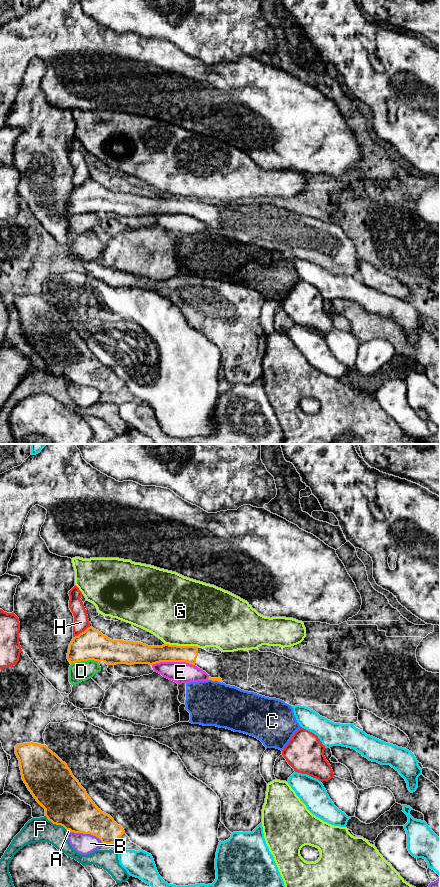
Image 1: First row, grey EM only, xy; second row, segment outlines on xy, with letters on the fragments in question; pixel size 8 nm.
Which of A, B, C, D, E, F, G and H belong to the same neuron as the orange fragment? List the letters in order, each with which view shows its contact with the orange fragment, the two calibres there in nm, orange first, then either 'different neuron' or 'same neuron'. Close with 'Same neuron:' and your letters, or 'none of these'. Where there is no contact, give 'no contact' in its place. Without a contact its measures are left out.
A: xy | 360/30 nm | different neuron
B: xy | 340/170 nm | different neuron
C: xy | 40/360 nm | different neuron
D: xy | 240/160 nm | different neuron
E: xy | 160/180 nm | different neuron
F: xy | 360/190 nm | different neuron
G: xy | 140/500 nm | different neuron
H: xy | 240/130 nm | different neuron
Same neuron: none of these

